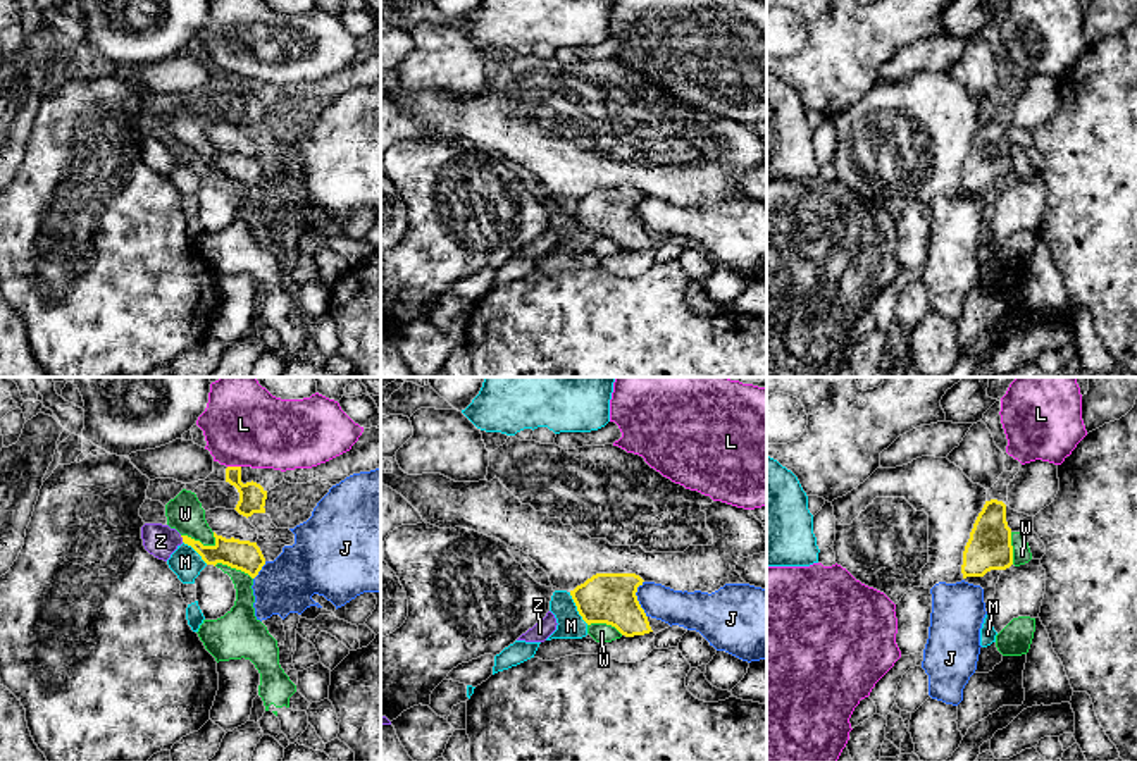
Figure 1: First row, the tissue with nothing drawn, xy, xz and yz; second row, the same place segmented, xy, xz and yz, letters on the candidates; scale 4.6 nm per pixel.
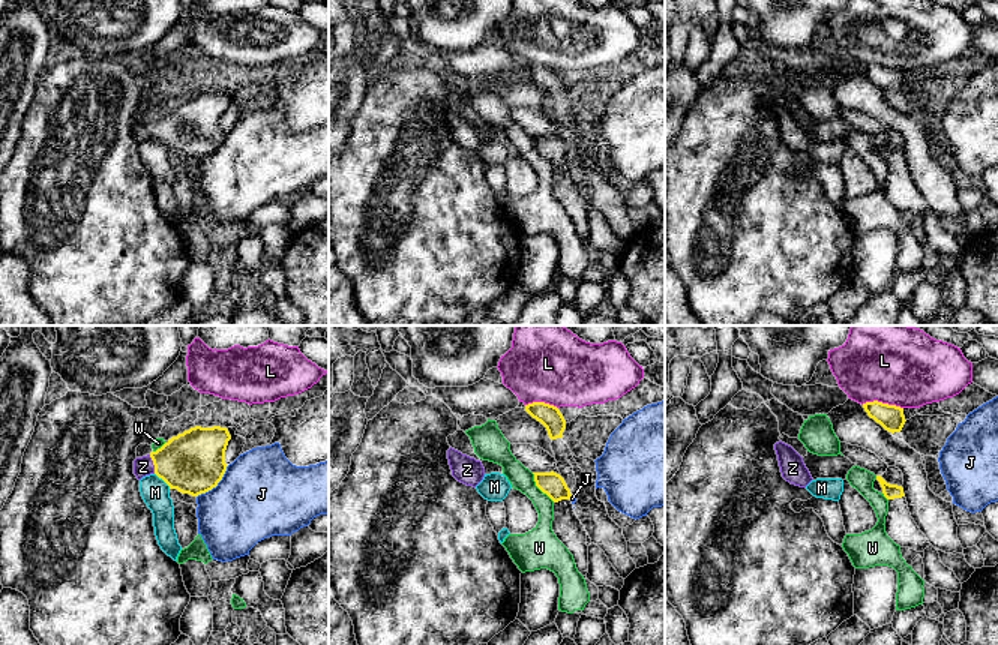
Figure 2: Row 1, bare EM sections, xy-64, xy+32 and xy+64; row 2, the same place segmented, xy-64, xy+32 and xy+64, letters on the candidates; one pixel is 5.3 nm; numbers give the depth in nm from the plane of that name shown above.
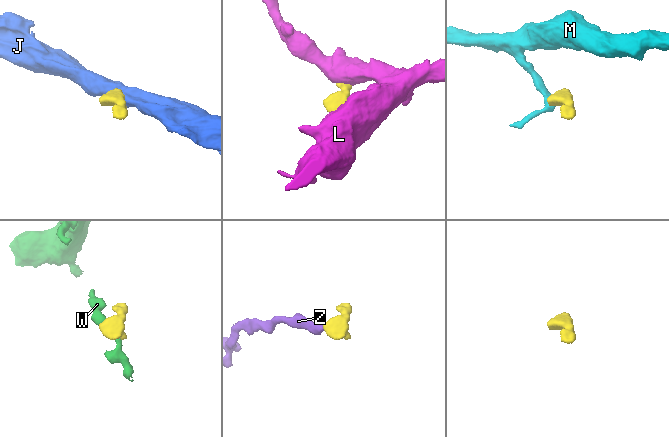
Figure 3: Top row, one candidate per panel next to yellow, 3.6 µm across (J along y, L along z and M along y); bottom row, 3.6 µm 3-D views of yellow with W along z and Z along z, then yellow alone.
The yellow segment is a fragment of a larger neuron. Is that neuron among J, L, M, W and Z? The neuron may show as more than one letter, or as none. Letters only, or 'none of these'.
Z

